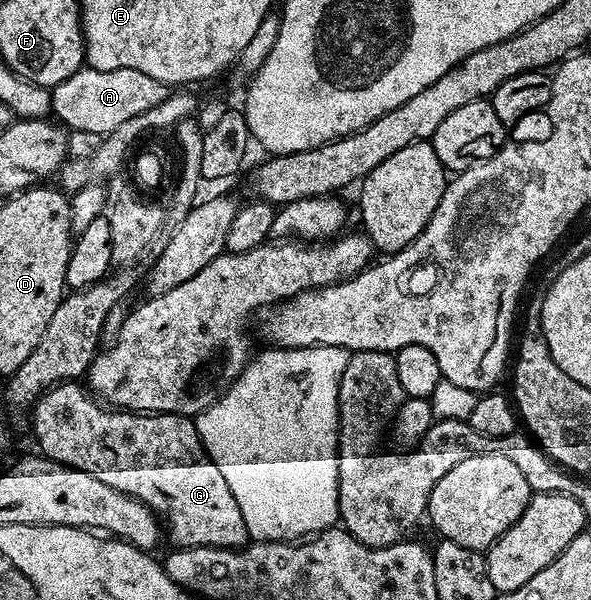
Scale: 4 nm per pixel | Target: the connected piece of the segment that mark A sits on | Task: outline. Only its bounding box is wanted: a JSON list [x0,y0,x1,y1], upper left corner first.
[51,68,170,136]

